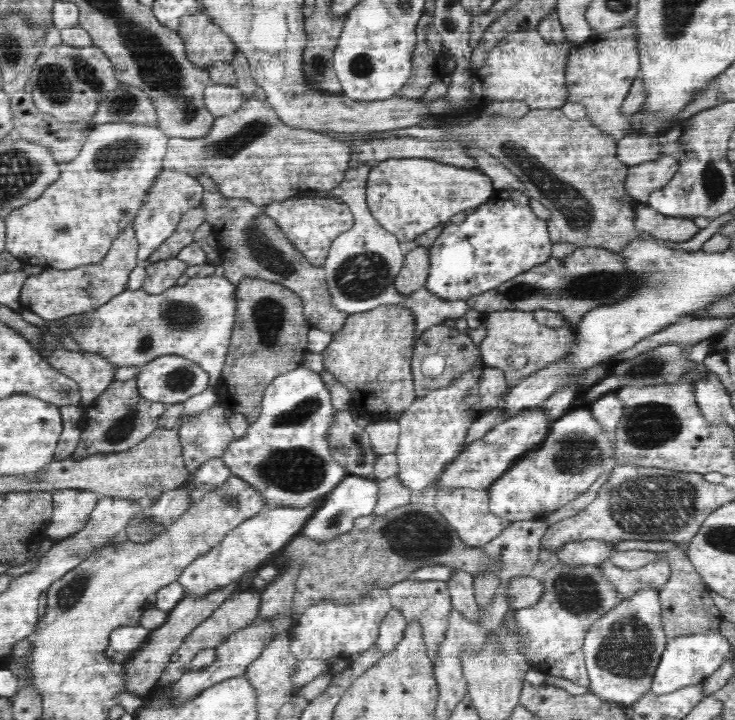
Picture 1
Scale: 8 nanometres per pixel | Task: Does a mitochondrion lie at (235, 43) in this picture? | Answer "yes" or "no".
no

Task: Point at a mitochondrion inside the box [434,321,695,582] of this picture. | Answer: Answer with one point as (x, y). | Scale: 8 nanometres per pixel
(650, 425)

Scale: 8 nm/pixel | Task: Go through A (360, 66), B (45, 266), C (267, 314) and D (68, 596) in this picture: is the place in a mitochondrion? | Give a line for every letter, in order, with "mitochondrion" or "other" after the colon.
A: mitochondrion
B: other
C: mitochondrion
D: mitochondrion

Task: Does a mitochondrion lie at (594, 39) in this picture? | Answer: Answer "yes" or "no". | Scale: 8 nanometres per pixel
no

